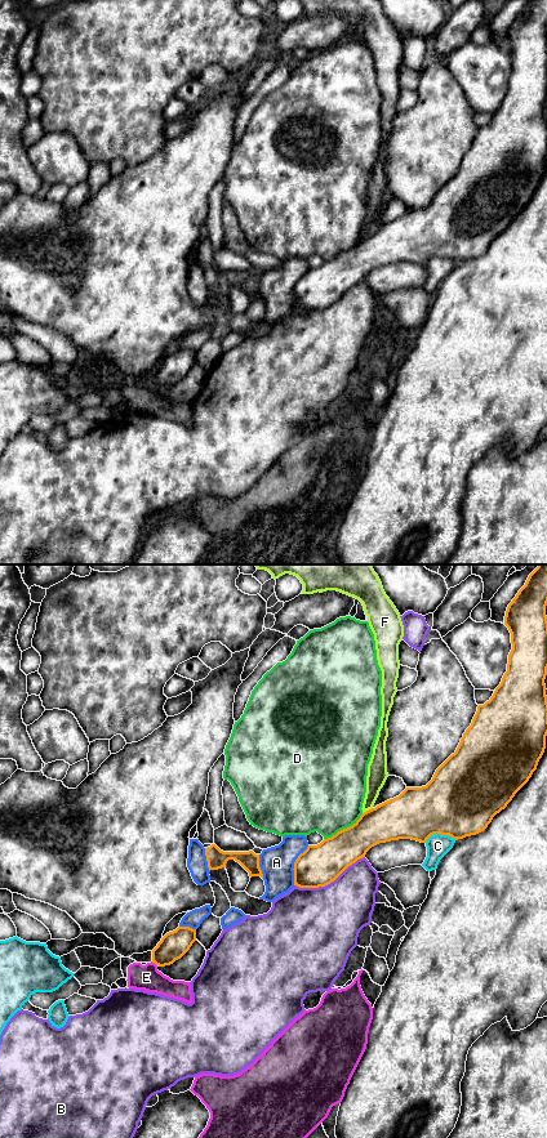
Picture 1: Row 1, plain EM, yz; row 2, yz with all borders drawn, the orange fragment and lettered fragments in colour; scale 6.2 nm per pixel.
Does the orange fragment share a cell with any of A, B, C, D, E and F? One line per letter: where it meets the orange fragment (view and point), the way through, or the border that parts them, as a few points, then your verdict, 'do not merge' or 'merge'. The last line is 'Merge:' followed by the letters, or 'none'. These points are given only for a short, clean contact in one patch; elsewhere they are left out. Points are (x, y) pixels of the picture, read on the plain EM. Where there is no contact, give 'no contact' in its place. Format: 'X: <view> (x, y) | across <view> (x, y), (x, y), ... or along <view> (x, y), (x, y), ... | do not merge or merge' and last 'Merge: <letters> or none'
A: yz (294, 288) | do not merge
B: yz (329, 306) | do not merge
C: yz (440, 255) | do not merge
D: yz (343, 251) | do not merge
E: yz (154, 384) | do not merge
F: yz (367, 233) | do not merge
Merge: none

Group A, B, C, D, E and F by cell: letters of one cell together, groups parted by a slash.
A / B / C / D / E / F

